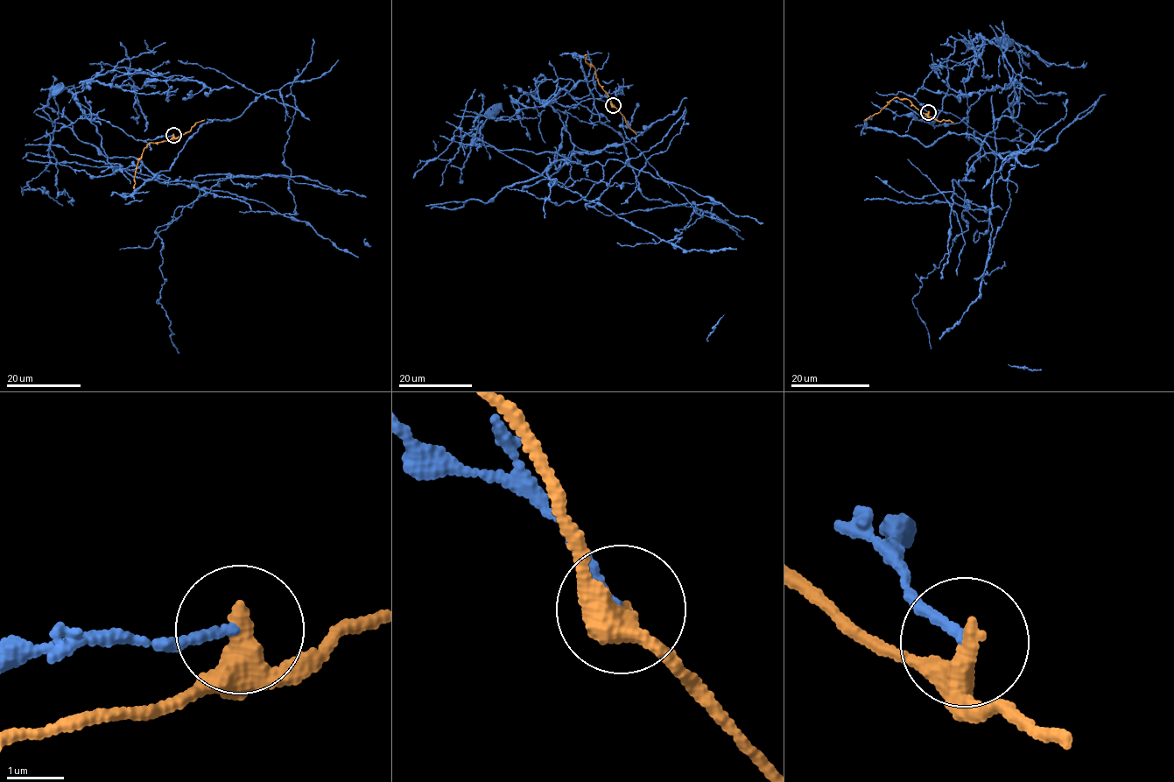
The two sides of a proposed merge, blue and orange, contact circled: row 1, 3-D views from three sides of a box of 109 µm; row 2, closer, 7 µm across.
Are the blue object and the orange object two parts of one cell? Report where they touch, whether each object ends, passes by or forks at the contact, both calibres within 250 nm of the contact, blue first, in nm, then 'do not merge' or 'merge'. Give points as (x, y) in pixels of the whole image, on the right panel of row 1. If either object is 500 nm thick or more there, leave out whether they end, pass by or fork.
place (928, 112); blue ends; orange forks; calibres 150 and 280 nm; do not merge

